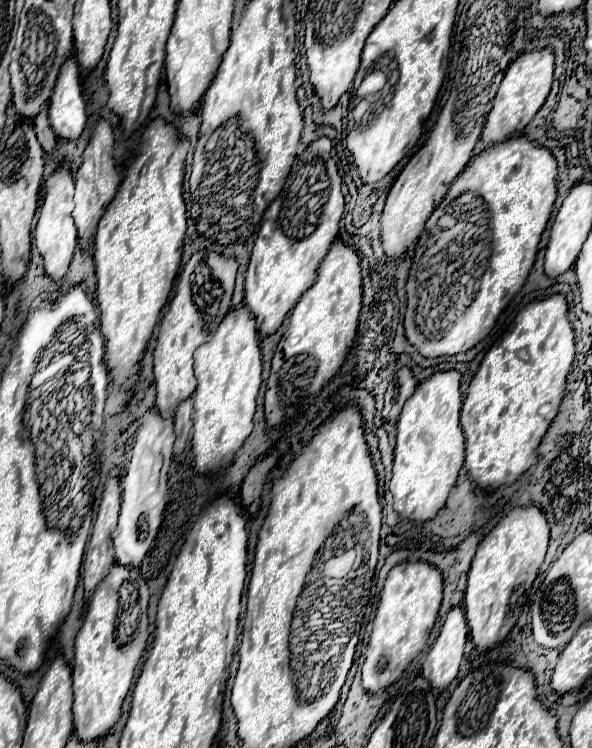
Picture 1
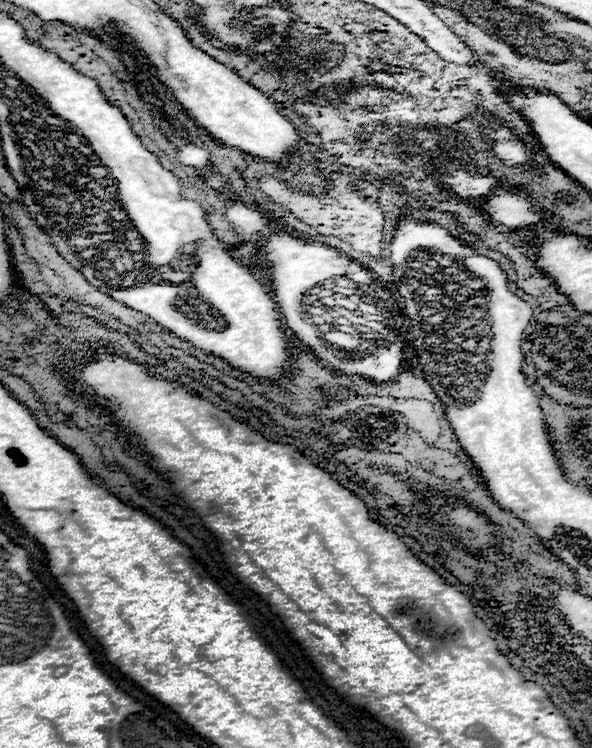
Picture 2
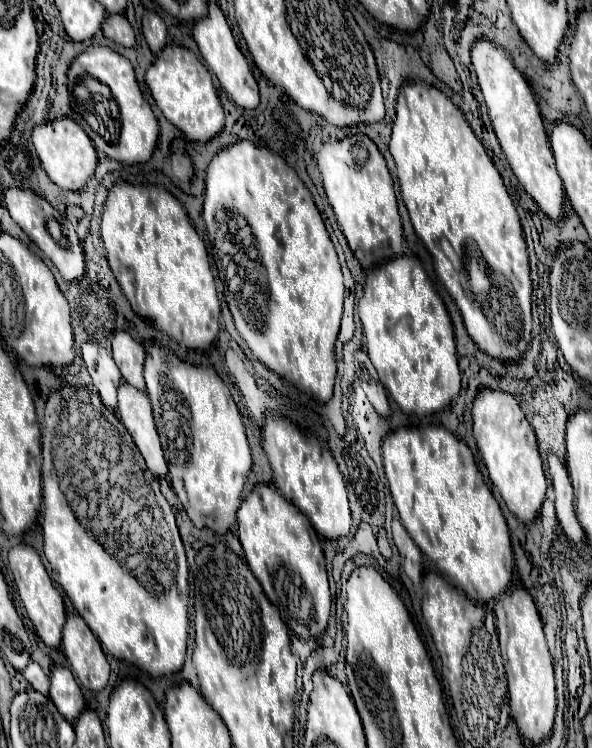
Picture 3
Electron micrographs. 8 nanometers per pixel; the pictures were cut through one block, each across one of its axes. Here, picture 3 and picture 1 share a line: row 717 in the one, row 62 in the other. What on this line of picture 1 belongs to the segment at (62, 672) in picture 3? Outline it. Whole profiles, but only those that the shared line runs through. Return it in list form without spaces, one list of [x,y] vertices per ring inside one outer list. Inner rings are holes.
[[[74,52],[66,56],[56,78],[54,94],[50,98],[50,126],[66,140],[76,140],[86,126],[86,104],[82,100],[78,60],[74,58]]]

